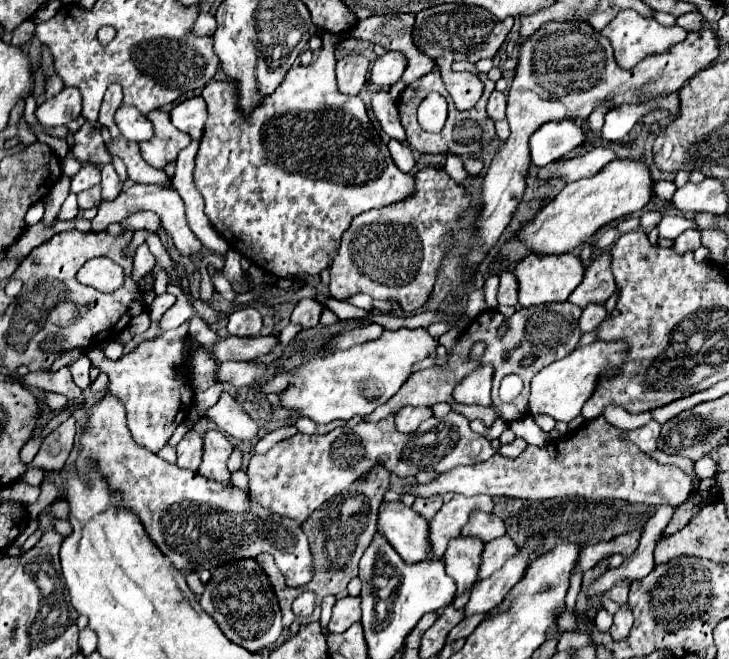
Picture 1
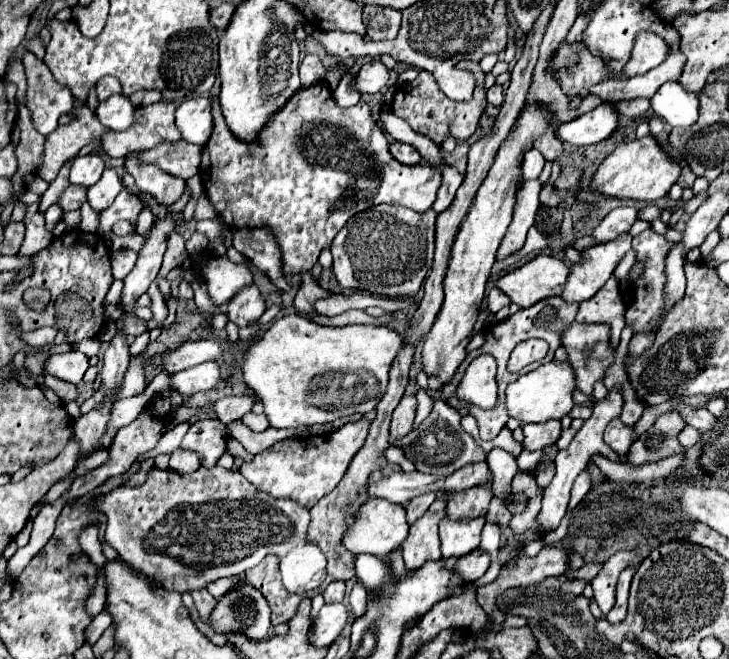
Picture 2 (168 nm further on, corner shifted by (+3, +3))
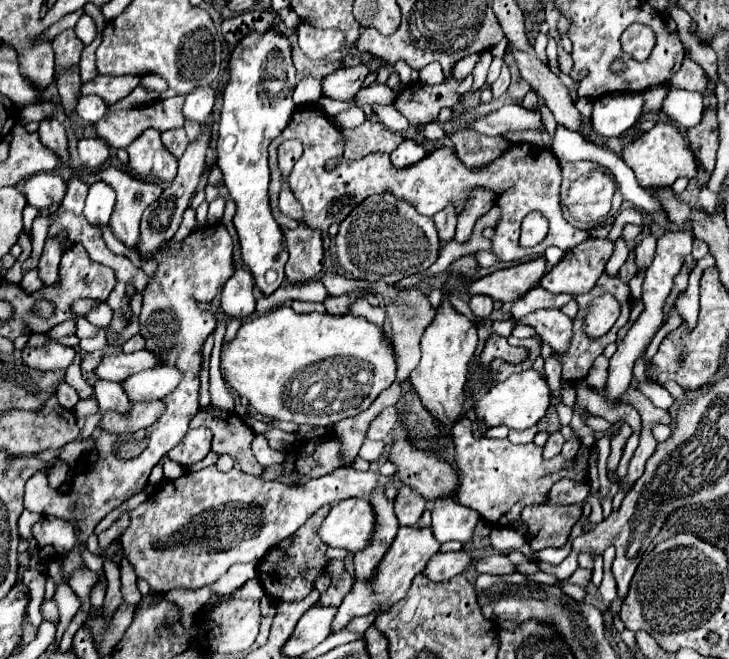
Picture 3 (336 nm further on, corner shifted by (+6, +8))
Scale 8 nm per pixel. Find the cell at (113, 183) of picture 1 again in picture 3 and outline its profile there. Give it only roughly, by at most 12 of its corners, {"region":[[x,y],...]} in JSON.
{"region":[[105,182],[89,188],[83,216],[89,224],[109,224],[115,206]]}

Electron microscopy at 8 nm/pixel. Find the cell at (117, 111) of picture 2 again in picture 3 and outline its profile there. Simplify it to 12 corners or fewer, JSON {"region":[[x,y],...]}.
{"region":[[81,96],[75,112],[95,124],[107,112],[99,96]]}

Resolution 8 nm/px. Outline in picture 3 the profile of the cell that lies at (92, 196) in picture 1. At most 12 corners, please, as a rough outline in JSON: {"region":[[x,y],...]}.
{"region":[[41,172],[25,180],[23,194],[35,208],[65,196],[61,176]]}

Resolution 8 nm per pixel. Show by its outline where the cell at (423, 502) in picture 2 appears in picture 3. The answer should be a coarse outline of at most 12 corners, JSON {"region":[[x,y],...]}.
{"region":[[401,486],[395,516],[401,526],[415,526],[425,510],[425,498]]}

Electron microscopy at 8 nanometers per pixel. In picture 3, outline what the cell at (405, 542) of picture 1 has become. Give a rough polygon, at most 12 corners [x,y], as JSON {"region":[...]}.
{"region":[[365,498],[331,506],[317,534],[355,554],[369,544],[375,516]]}

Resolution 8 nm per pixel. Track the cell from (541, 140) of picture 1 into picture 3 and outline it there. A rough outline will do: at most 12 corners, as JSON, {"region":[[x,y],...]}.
{"region":[[643,94],[595,100],[591,128],[619,136],[643,114]]}

